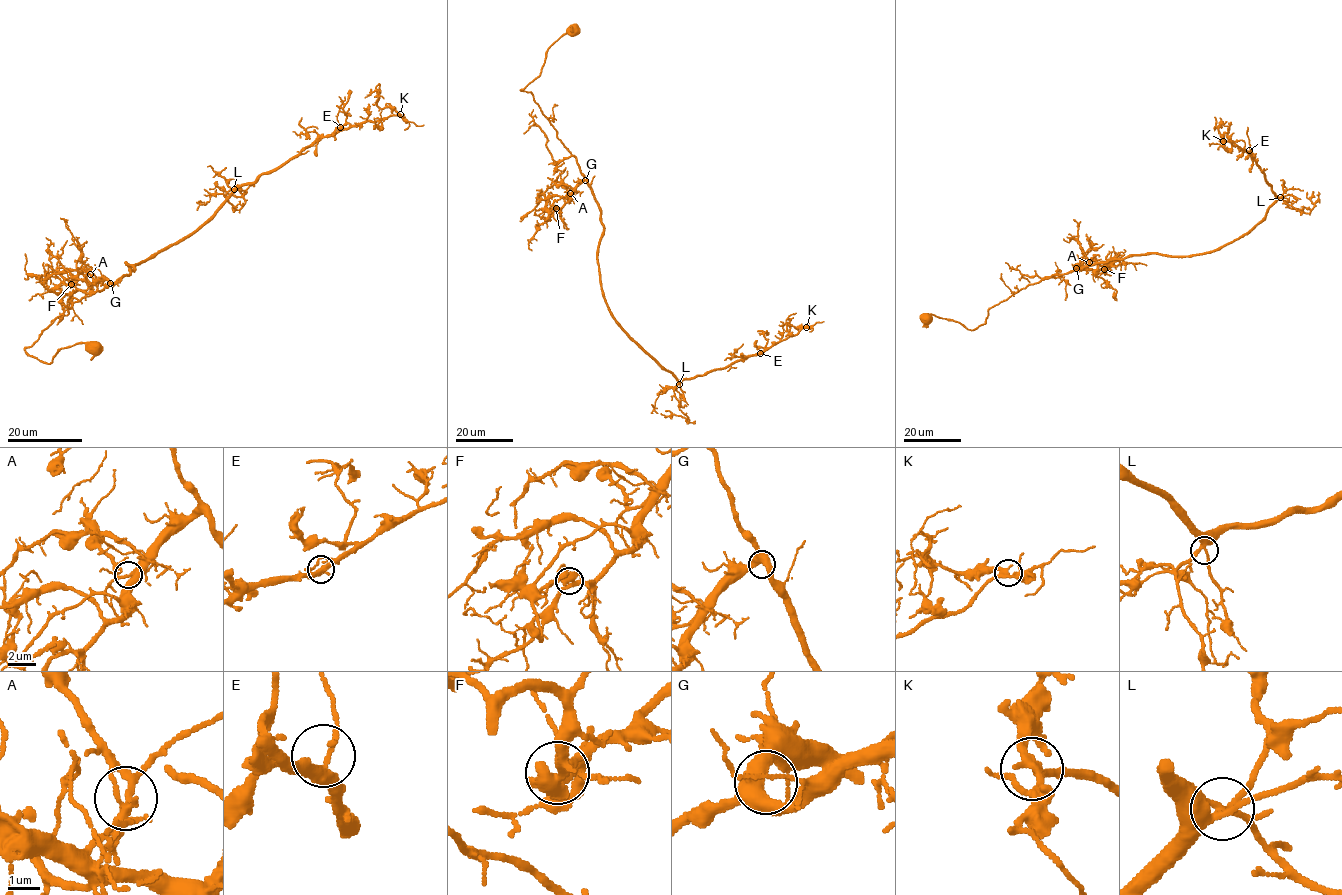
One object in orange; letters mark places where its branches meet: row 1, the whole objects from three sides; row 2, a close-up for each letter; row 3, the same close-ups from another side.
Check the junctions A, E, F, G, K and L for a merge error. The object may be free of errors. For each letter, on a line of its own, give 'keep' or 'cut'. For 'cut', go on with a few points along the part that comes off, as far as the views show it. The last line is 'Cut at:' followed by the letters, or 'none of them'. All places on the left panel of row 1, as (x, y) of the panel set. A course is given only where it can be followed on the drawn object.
A: keep
E: keep
F: keep
G: keep
K: keep
L: keep
Cut at: none of them

